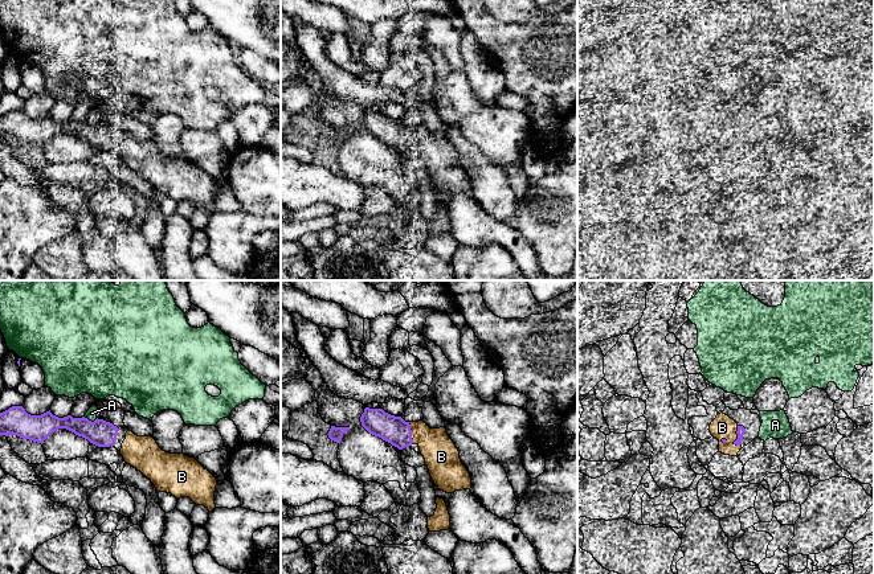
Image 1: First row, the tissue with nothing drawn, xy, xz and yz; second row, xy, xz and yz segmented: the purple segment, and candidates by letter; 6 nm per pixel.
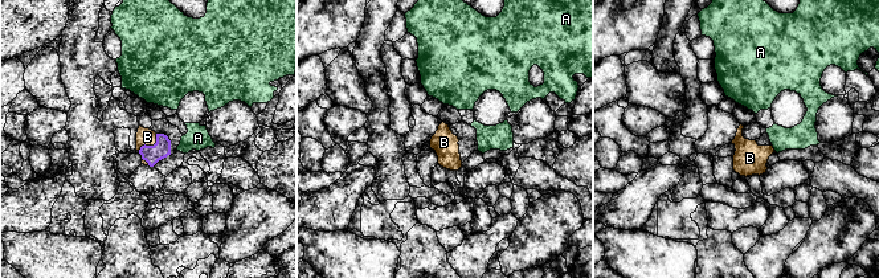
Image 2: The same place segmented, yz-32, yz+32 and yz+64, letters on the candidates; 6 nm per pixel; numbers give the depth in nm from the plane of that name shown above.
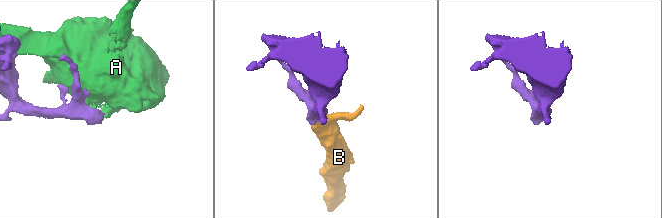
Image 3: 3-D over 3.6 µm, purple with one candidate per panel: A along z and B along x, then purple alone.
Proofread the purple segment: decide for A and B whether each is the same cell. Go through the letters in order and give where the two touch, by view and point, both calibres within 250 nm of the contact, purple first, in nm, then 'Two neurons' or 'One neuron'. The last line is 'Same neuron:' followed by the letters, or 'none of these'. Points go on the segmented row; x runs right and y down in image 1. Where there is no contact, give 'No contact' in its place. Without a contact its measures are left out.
A: Touches purple at xy (90, 421). Thickness 160 nm (purple) against 70 nm. Two neurons
B: Touches purple at yz (738, 437). Thickness 50 nm (purple) against 140 nm. One neuron
Same neuron: B

